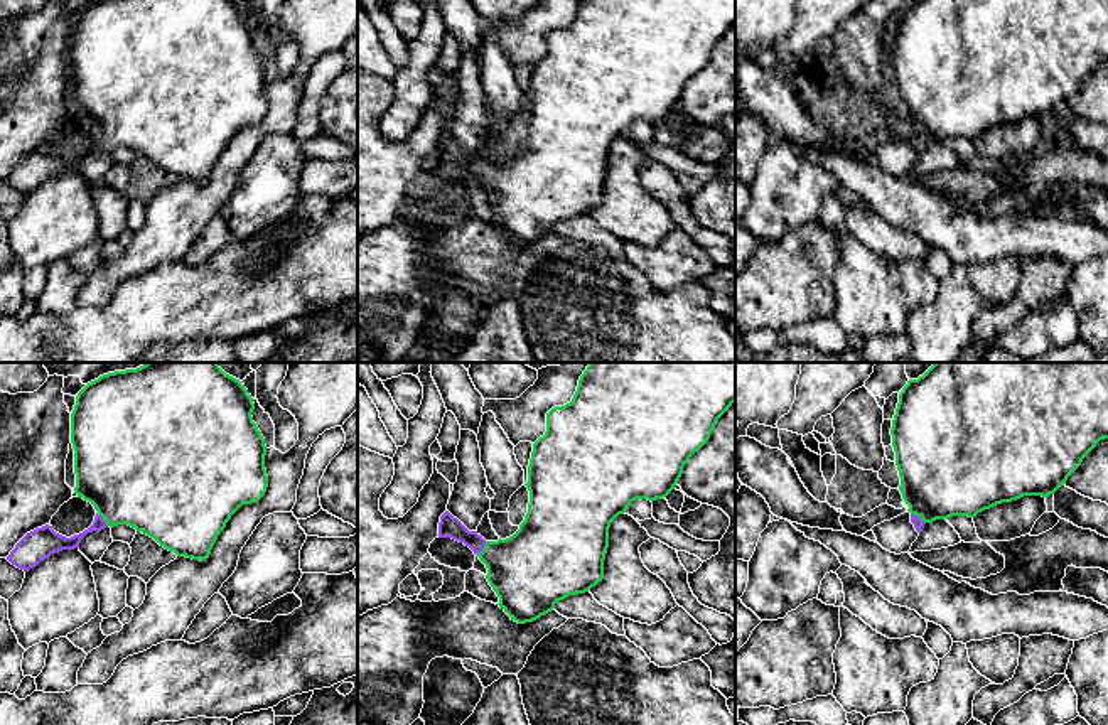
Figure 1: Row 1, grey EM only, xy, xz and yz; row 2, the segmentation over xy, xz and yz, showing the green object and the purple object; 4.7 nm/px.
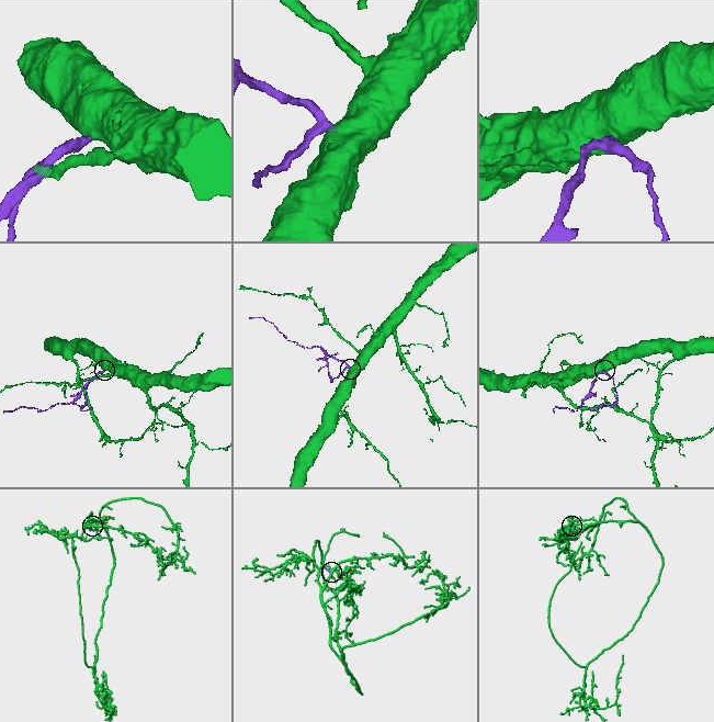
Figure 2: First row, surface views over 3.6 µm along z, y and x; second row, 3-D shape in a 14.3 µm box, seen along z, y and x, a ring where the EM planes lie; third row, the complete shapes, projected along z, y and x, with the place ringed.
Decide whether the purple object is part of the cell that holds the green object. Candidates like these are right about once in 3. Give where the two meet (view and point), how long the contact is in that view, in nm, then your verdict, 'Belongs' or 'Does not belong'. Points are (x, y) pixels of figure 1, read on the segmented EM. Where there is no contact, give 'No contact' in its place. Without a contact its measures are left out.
Touches green at xz (484, 548). Shared border 90 nm. Belongs

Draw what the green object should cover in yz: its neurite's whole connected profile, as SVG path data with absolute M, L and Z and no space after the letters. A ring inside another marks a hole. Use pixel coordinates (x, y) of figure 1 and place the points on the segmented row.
M934 362L922 376L909 379L899 393L890 435L901 477L899 491L909 506L911 523L917 533L922 531L926 523L936 519L975 518L985 509L1024 496L1047 497L1066 484L1068 477L1100 440L1108 438L1108 362Z

